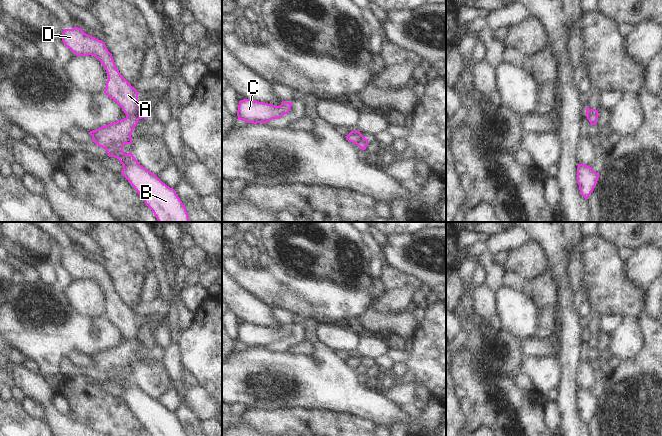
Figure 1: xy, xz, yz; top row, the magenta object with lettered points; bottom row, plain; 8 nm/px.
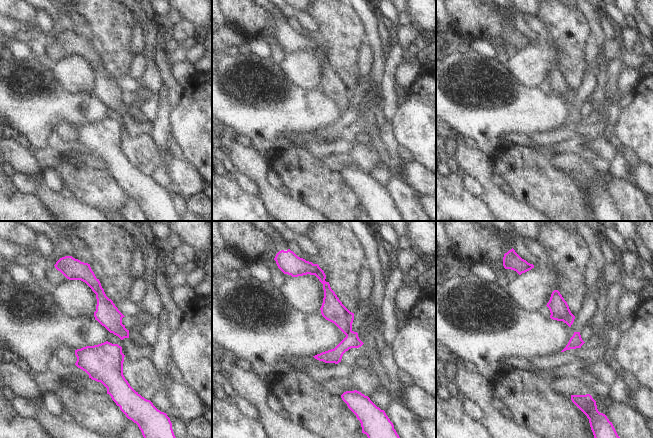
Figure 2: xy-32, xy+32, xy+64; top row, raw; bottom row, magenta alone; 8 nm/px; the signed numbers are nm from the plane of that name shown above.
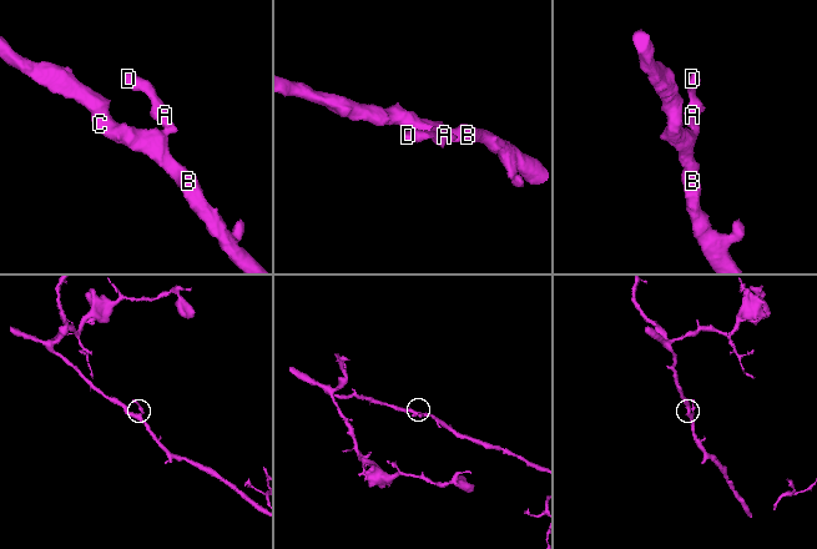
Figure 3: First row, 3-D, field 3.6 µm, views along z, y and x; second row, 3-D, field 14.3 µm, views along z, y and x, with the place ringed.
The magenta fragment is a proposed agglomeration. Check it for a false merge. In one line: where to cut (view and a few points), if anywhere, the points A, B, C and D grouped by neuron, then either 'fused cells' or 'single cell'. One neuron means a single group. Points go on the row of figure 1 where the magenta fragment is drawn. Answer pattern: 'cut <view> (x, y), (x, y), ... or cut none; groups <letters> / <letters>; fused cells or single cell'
cut xy (142, 109), (135, 114), (127, 116); groups A D / B C; fused cells

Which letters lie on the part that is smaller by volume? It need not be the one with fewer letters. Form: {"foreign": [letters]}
{"foreign": ["A", "D"]}

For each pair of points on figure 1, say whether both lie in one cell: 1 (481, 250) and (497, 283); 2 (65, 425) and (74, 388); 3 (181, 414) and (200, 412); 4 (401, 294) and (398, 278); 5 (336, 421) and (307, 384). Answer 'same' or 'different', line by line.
1: same
2: different
3: different
4: different
5: different

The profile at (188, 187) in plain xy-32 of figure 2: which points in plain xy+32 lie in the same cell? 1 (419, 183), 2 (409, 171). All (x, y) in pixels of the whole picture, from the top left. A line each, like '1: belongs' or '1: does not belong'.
1: belongs
2: belongs

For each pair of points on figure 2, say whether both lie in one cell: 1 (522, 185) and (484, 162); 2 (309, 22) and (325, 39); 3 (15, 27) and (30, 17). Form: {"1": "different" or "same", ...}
{"1": "different", "2": "different", "3": "different"}

